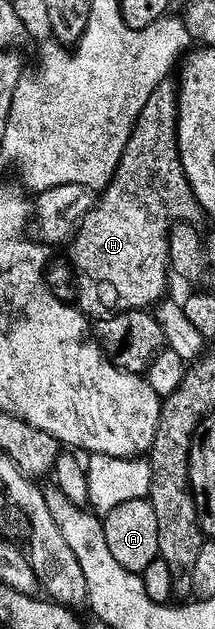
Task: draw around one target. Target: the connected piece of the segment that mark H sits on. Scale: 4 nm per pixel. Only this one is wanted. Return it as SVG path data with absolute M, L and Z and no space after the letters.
M166 79L162 83L158 83L154 87L154 91L150 91L150 99L146 99L146 103L142 103L142 111L138 111L136 121L132 125L132 133L128 137L128 142L124 148L122 159L118 163L118 167L114 171L112 180L108 186L95 198L92 209L85 217L80 220L80 228L76 230L71 242L72 248L72 265L76 268L76 281L80 284L80 301L78 300L78 308L81 313L92 319L104 319L109 315L115 315L126 311L127 309L148 309L155 306L157 302L165 296L164 284L170 280L170 268L168 259L168 227L173 219L182 221L195 222L198 217L198 206L196 196L190 187L190 183L186 179L186 171L180 162L180 152L178 151L178 139L176 138L176 90L177 82L172 79Z

